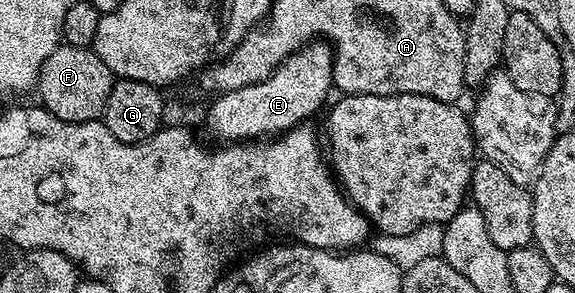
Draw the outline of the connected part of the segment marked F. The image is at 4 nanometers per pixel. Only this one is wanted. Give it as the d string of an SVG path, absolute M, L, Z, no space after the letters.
M57 46L40 69L38 79L39 101L44 109L50 111L58 120L67 122L94 122L103 115L106 100L112 91L114 75L106 64L87 46Z

